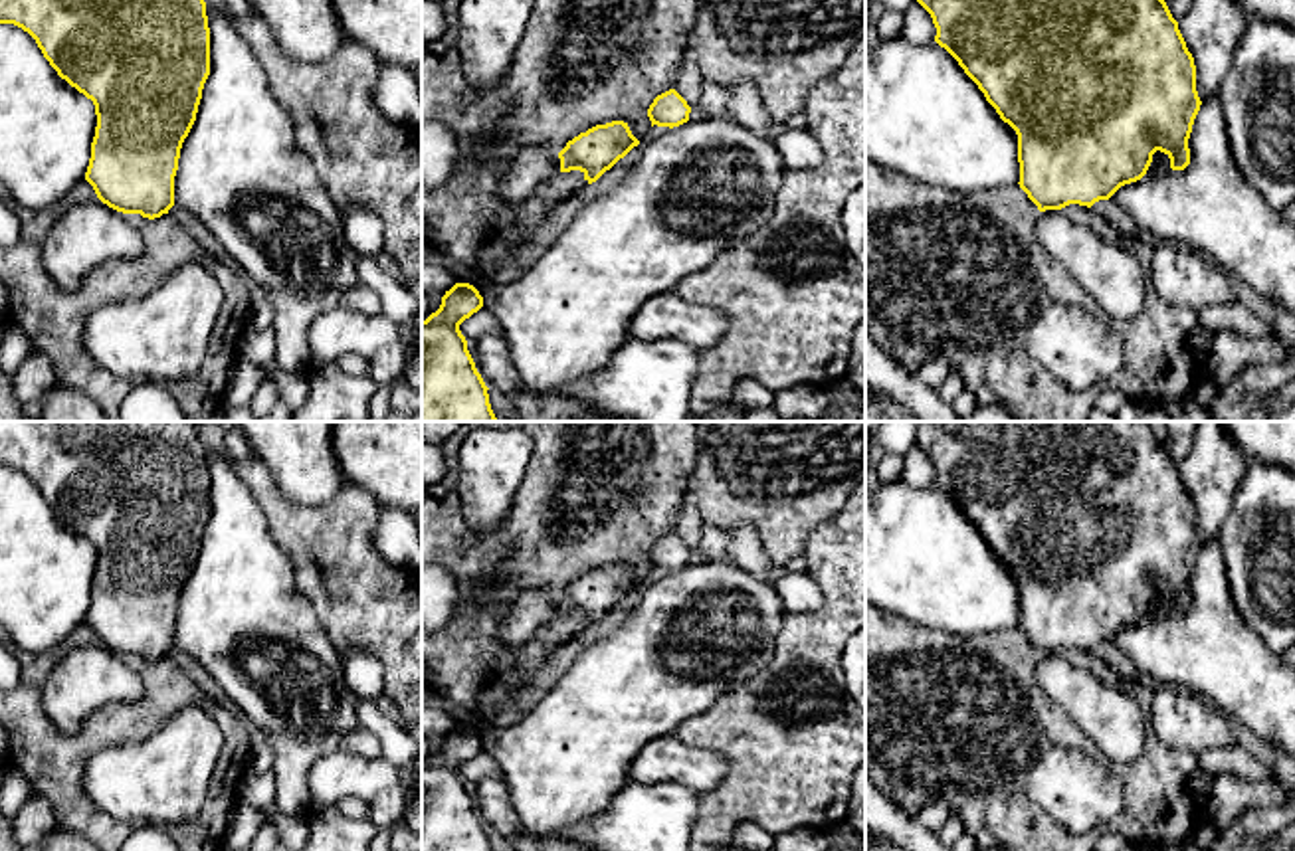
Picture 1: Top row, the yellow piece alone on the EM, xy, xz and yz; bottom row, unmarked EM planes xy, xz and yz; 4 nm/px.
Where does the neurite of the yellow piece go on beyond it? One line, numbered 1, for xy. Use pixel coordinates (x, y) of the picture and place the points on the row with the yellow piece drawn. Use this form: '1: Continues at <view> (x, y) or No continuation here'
1: Continues at xy (86, 236)

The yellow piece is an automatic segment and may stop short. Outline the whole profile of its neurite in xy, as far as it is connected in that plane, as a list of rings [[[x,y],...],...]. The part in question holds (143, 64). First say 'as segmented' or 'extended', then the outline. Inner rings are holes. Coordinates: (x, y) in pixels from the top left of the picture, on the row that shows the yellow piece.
extended; [[[0,0],[0,24],[28,32],[50,65],[95,105],[97,127],[85,180],[97,198],[61,212],[44,241],[42,263],[61,291],[77,291],[85,277],[107,261],[135,259],[143,249],[141,230],[127,218],[154,220],[174,206],[174,176],[204,83],[210,75],[210,28],[204,0]]]

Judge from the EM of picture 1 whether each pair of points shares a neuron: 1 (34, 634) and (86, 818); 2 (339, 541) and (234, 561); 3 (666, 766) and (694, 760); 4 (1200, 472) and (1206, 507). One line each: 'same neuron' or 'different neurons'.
1: different neurons
2: different neurons
3: same neuron
4: same neuron

